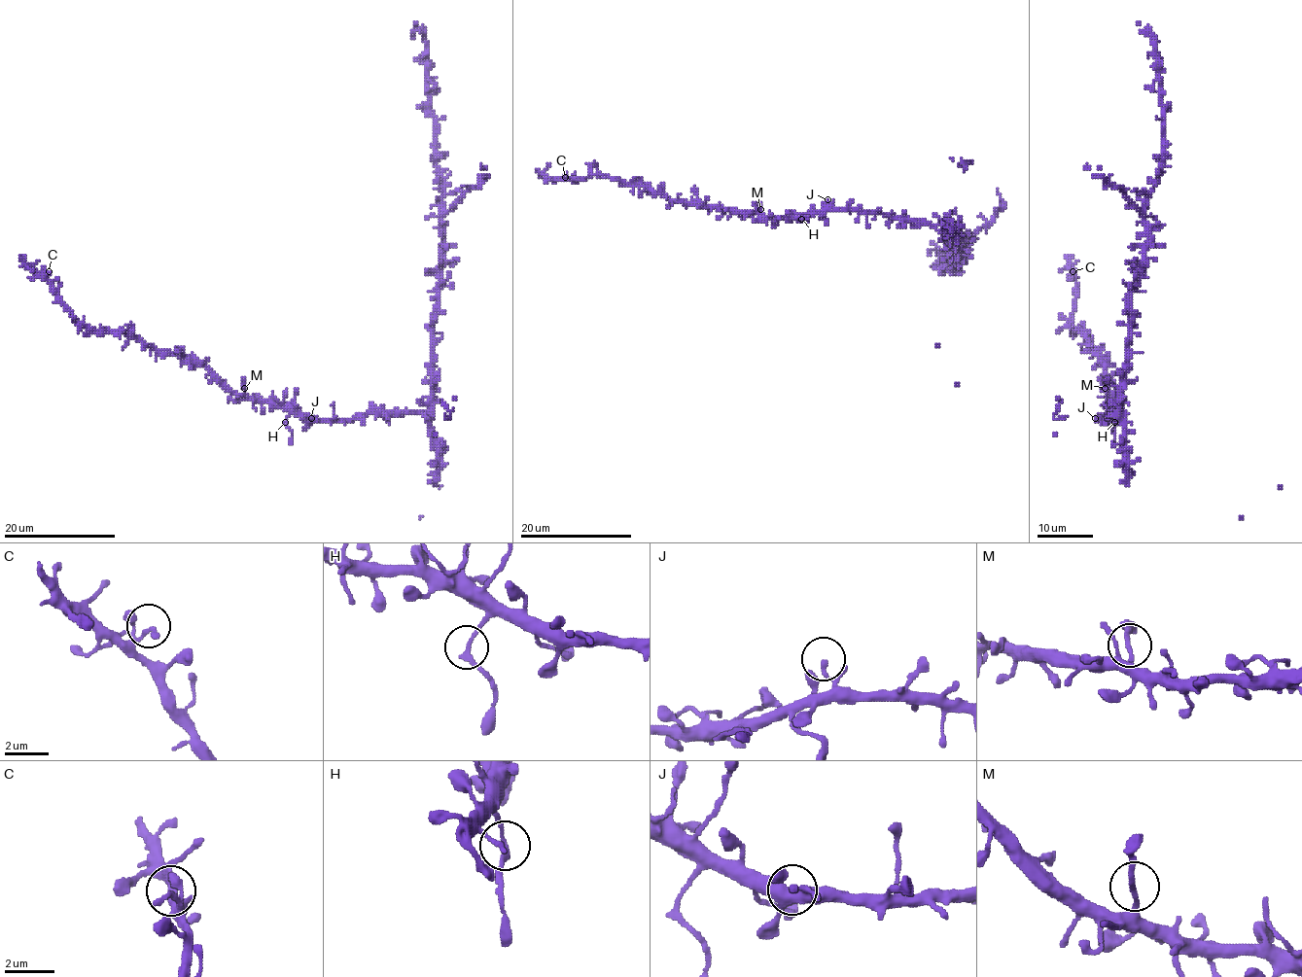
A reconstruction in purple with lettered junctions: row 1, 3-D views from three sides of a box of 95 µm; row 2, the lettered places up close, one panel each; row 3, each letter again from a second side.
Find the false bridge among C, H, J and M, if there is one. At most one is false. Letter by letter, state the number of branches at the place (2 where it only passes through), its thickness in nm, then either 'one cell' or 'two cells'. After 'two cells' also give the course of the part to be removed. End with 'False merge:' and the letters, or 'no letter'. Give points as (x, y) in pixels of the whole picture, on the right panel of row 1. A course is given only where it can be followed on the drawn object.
C: branches 2; calibre 190 nm; one cell
H: branches 2; calibre 200 nm; two cells; course (1114, 421), (1115, 443)
J: branches 1; calibre 220 nm; one cell
M: branches 2; calibre 200 nm; one cell
False merge: H

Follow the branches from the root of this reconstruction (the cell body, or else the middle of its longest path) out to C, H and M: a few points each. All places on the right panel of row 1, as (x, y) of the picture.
C: (1116, 413), (1105, 420), (1112, 411), (1106, 366), (1097, 352), (1071, 323), (1075, 298), (1075, 274), (1073, 271)
H: (1116, 413), (1105, 420), (1111, 414), (1114, 421)
M: (1116, 413), (1105, 420), (1112, 411), (1112, 396), (1105, 388)

